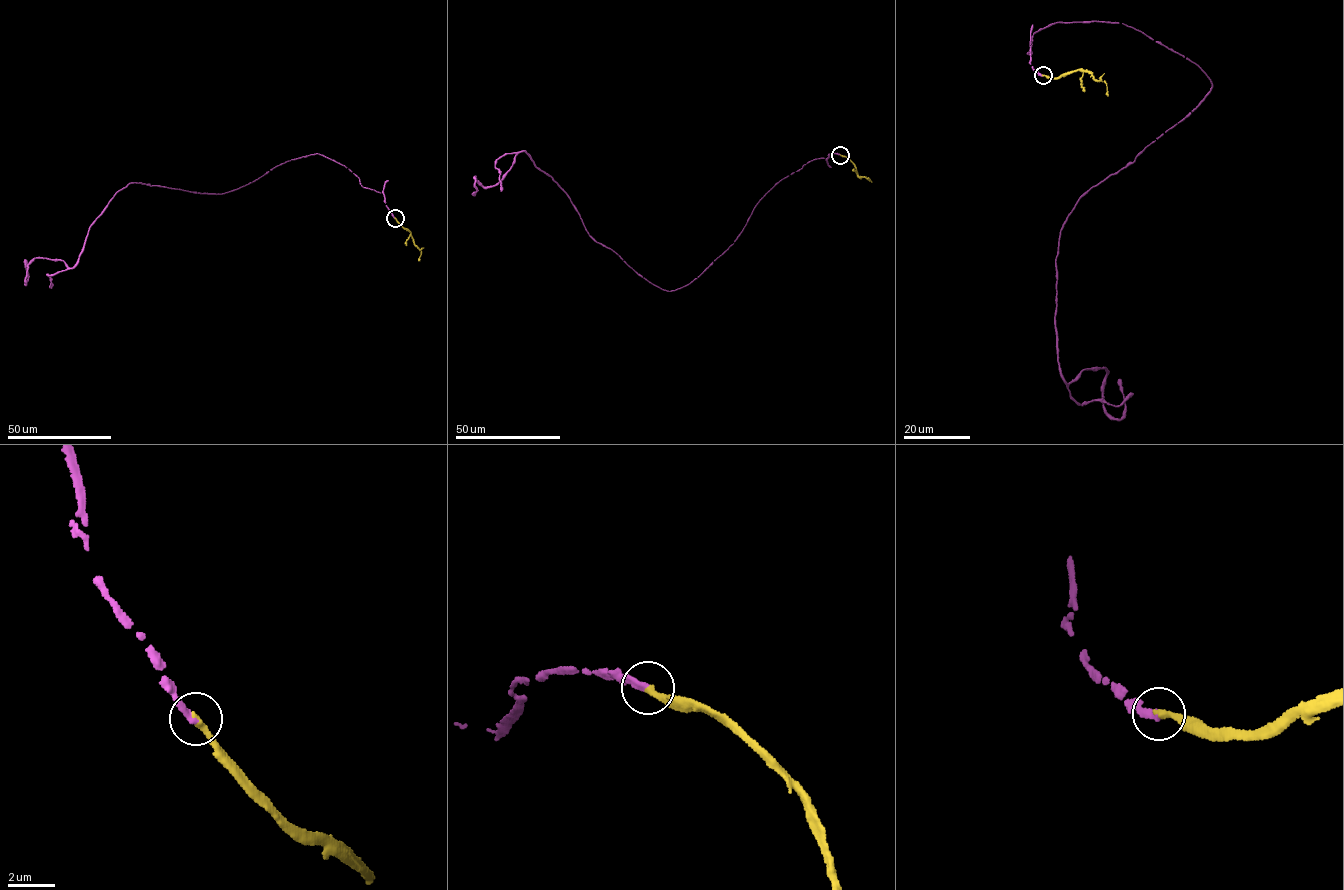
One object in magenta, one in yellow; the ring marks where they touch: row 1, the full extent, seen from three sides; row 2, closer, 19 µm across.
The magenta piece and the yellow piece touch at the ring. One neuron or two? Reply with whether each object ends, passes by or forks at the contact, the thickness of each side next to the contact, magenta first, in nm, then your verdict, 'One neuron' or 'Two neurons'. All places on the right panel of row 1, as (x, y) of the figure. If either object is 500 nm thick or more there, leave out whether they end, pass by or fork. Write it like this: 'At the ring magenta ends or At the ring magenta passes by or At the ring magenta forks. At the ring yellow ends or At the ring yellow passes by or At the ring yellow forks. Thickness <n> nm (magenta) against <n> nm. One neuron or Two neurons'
At the ring magenta ends. At the ring yellow ends. Thickness 280 nm (magenta) against 300 nm. One neuron

